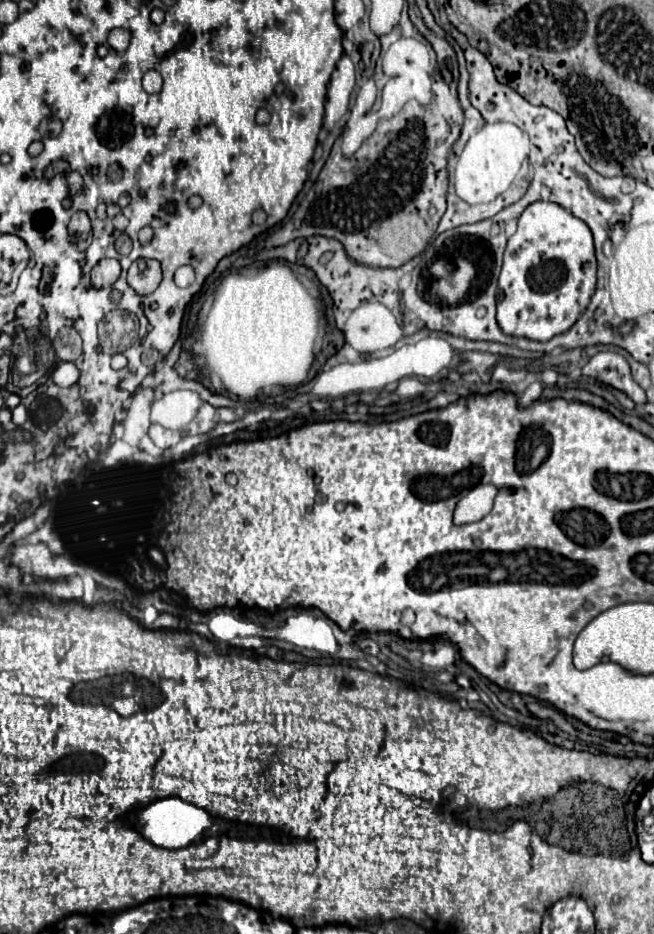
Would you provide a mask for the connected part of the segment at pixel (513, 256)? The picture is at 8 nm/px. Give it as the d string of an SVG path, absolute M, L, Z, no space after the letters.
M535 201L525 207L519 215L517 231L509 237L503 255L503 267L499 275L499 299L497 299L497 321L499 327L513 337L525 337L531 341L549 341L573 327L579 315L587 309L595 291L597 261L593 249L593 235L587 223L577 219L565 207L553 201Z

